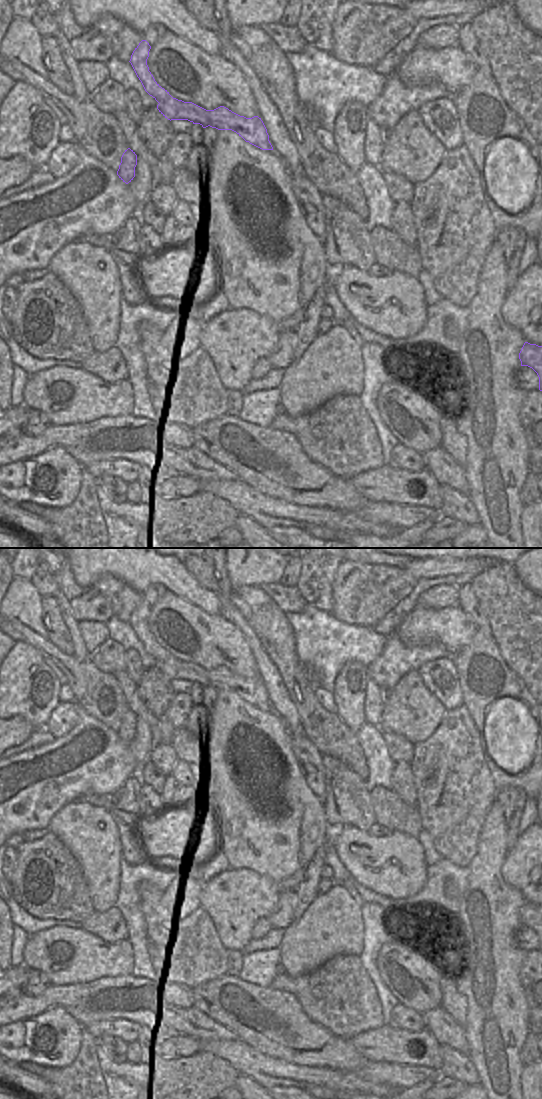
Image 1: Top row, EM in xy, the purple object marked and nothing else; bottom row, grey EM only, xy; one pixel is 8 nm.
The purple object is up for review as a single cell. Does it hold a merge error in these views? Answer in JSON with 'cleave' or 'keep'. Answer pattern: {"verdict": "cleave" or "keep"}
{"verdict": "cleave"}

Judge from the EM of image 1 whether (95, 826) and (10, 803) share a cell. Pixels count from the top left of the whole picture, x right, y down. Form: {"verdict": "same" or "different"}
{"verdict": "different"}

